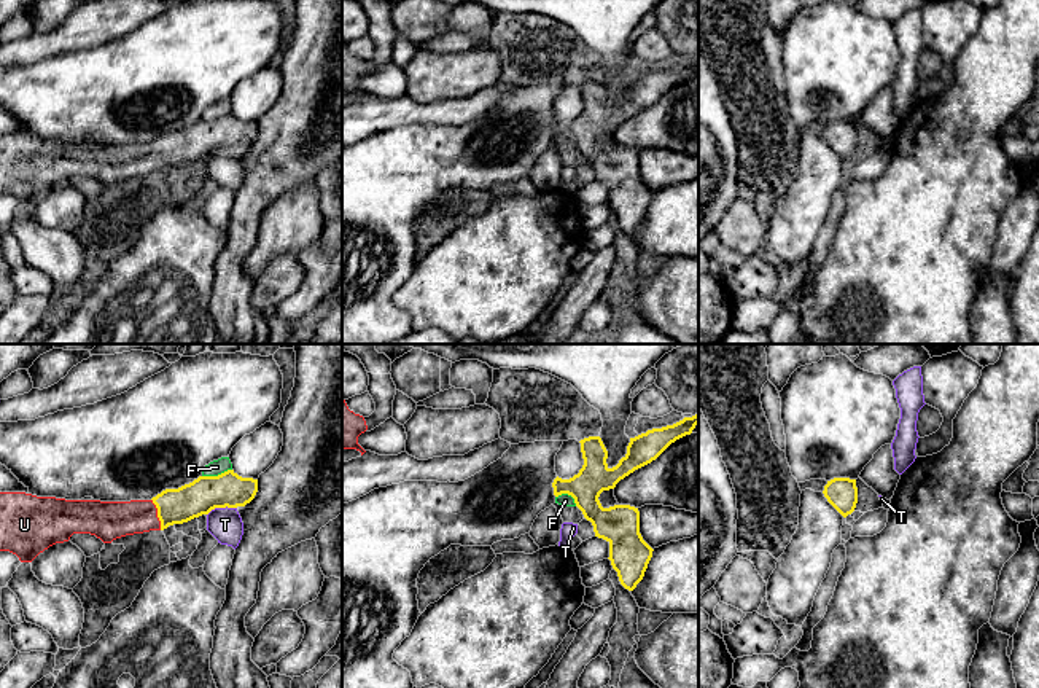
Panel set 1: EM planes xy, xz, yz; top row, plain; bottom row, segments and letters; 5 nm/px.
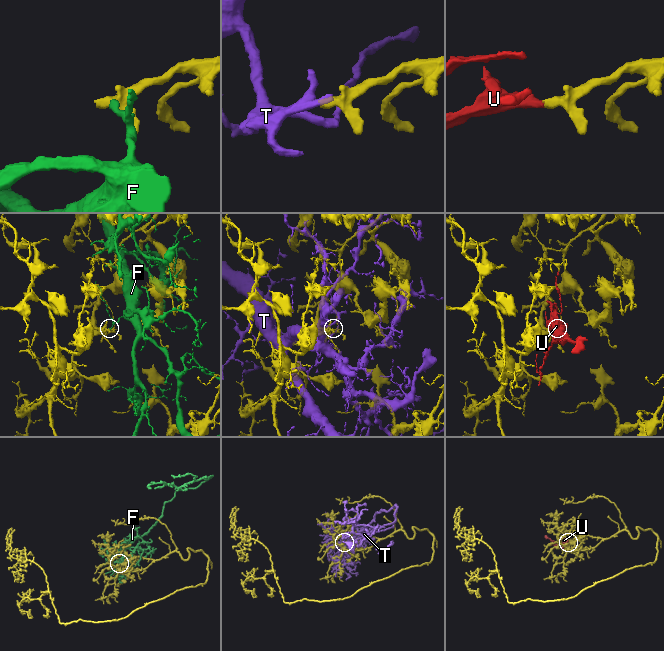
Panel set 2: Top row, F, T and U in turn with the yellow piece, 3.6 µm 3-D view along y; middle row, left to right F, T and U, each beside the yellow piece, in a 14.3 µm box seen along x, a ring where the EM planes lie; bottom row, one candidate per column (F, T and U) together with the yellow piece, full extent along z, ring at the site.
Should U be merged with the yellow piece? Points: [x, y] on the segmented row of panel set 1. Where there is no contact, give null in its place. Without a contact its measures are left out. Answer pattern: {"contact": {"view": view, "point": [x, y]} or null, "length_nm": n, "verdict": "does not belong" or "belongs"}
{"contact": {"view": "xy", "point": [158, 515]}, "length_nm": 170, "verdict": "belongs"}

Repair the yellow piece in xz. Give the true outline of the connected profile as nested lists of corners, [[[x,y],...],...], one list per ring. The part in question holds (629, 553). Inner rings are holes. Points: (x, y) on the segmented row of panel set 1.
[[[699,414],[662,428],[652,428],[630,438],[627,454],[613,468],[608,467],[608,451],[600,436],[581,440],[584,465],[570,479],[555,478],[554,495],[568,494],[584,518],[592,522],[595,537],[609,543],[609,561],[621,584],[633,591],[643,580],[652,557],[652,548],[640,534],[640,511],[630,505],[603,508],[598,497],[635,470],[656,460],[671,443],[691,435],[699,424]]]

